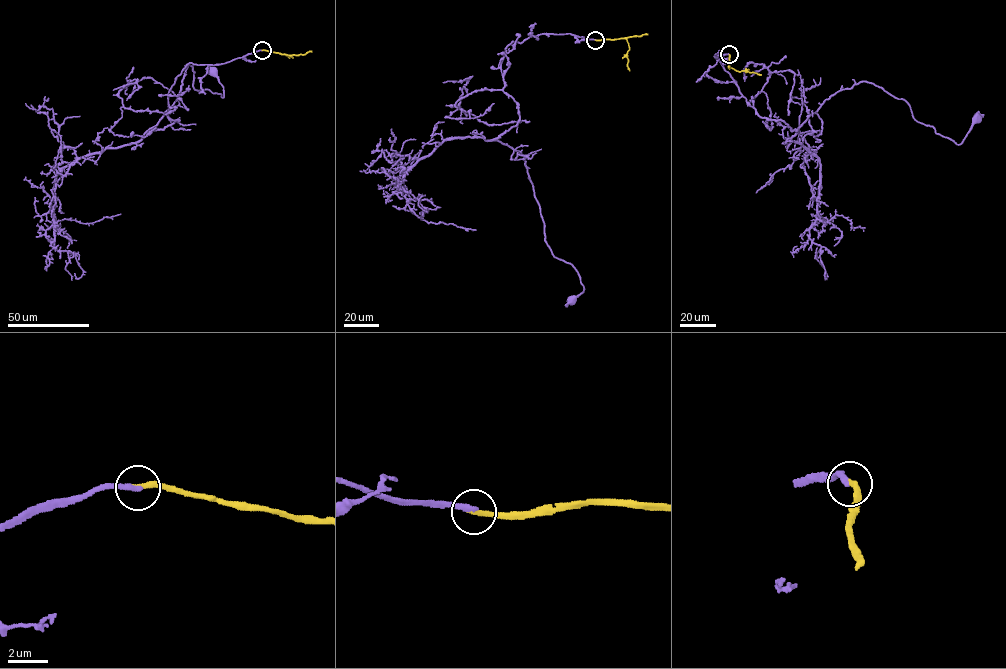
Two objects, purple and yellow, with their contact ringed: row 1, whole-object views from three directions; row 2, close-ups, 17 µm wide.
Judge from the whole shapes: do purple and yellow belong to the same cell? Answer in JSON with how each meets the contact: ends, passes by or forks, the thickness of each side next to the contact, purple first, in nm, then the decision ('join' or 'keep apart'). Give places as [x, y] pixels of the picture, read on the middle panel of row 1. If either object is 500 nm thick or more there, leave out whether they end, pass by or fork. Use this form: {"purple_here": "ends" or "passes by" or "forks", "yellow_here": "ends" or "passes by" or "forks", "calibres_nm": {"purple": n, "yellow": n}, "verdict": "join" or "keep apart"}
{"purple_here": "ends", "yellow_here": "ends", "calibres_nm": {"purple": 280, "yellow": 280}, "verdict": "join"}

